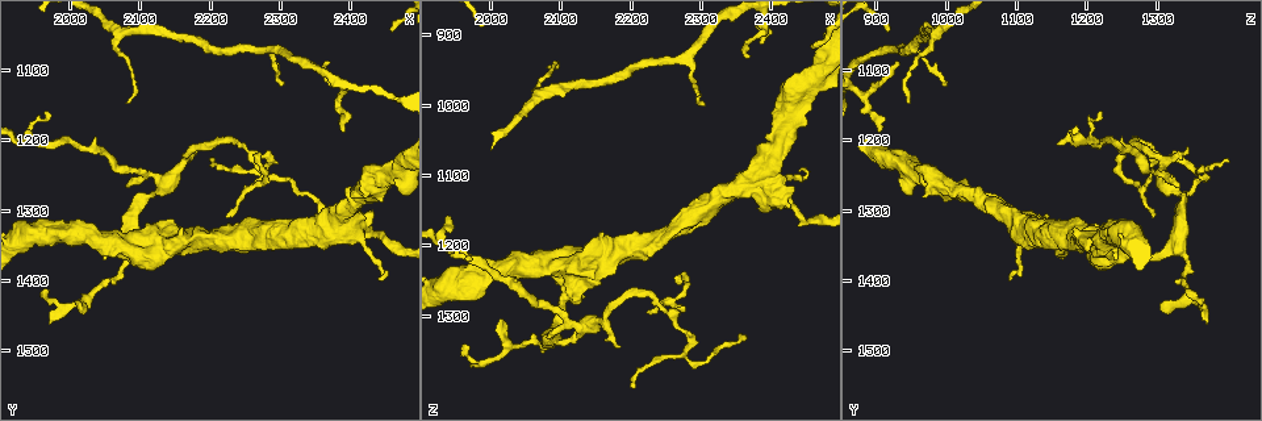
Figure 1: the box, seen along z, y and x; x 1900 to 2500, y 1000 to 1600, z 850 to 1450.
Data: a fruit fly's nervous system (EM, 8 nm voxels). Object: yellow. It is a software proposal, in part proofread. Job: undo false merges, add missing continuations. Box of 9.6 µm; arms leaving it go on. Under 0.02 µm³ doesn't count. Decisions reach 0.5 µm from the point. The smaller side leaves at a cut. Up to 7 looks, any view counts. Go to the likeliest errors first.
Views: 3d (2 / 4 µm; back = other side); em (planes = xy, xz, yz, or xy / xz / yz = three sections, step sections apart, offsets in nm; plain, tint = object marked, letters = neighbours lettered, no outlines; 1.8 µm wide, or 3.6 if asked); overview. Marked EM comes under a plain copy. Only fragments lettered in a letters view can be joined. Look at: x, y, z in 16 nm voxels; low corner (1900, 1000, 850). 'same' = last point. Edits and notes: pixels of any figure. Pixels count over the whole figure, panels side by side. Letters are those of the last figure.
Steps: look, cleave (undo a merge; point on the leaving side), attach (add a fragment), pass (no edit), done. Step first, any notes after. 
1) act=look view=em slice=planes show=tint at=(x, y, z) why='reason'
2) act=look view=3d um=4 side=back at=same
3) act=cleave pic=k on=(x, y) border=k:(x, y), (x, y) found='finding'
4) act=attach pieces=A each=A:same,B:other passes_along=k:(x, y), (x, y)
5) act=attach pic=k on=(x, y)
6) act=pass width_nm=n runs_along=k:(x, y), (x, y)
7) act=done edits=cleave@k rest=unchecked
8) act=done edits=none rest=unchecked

act=look view=3d um=4 at=(2405, 1320, 1130) why='three-way junction'

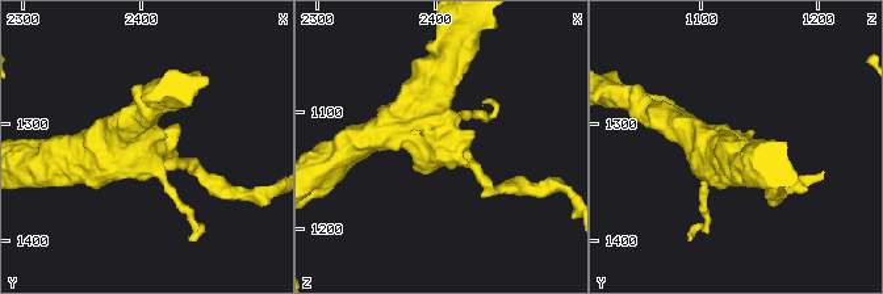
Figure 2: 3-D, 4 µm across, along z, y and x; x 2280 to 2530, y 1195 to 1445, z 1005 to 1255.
act=look view=em um=3.6 slice=planes show=tint at=(2408, 1322, 1126) why='shape alone is not enough'

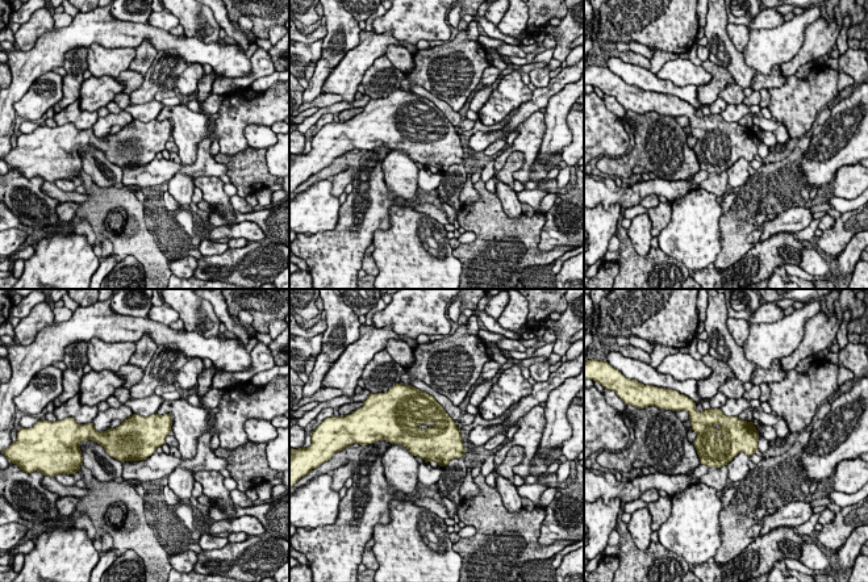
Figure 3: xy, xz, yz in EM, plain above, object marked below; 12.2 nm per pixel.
act=look view=em um=3.6 slice=planes show=letters at=same why='what lies round it'

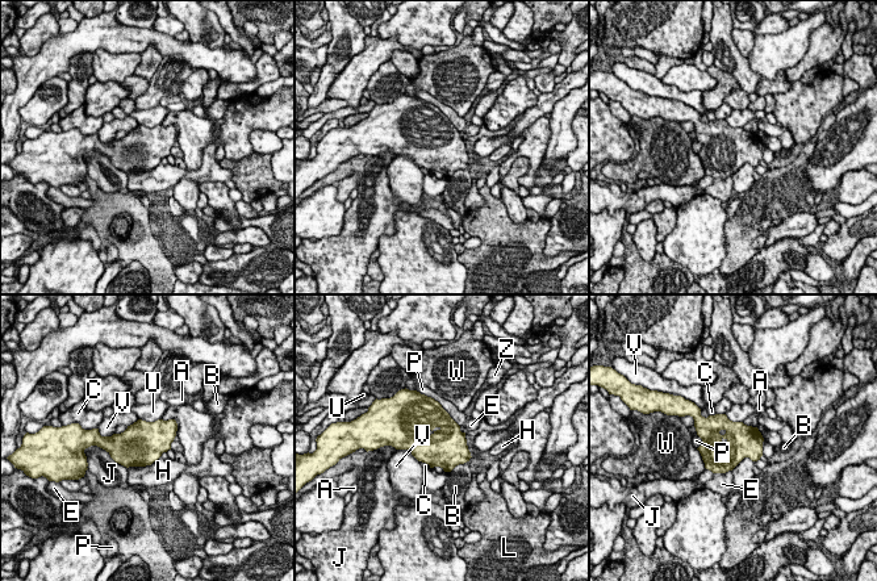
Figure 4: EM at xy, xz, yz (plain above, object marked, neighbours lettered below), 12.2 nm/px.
act=pass longest_contact=P:500nm each=A:other,B:other,C:other,E:other,H:other,J:other,L:other,P:other,U:other,V:other,W:other,Z:other border=4:(159, 456), (150, 464), (128, 468) found='one cell here'

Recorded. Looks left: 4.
act=look view=em slice=yz step=8 show=letters at=(2395, 1190, 900) why='branch stops here'

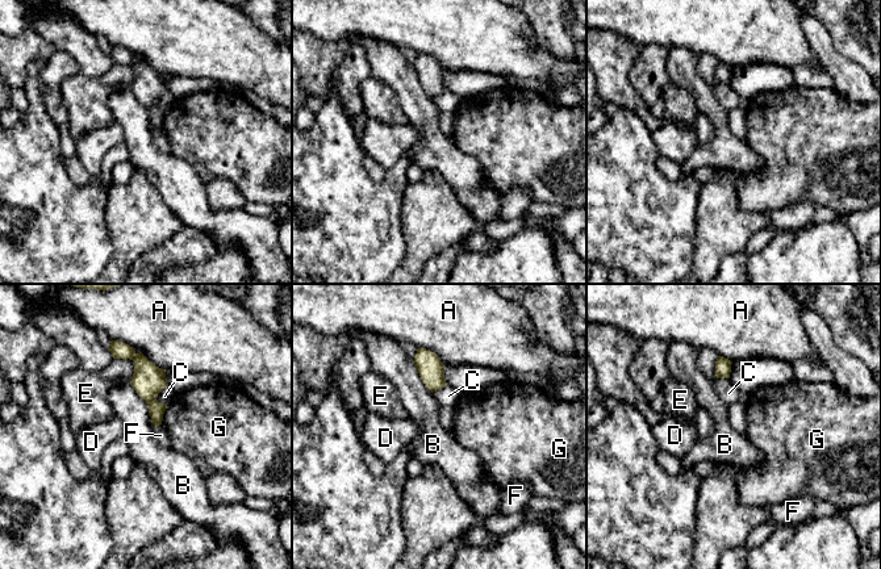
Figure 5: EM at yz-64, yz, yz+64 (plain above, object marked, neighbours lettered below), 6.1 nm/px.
act=pass each=A:other,B:other,C:other,D:other,E:other,F:other,G:other border=5:(130, 384), (155, 426) found='no lettered fragment goes on from it'

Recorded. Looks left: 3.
act=look view=em slice=planes show=tint at=(1965, 1415, 1345) why='thin end'

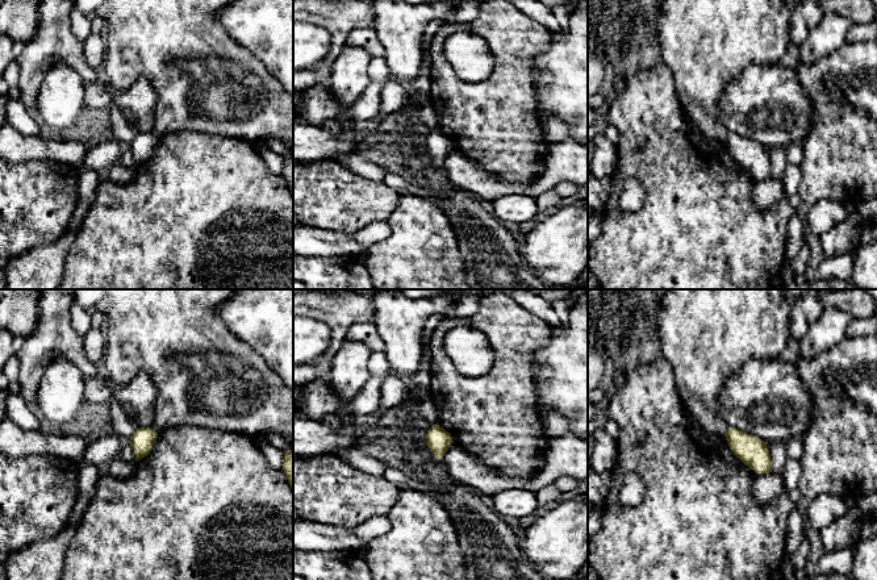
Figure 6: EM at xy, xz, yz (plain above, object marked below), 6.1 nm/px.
act=look view=em slice=planes show=letters at=same

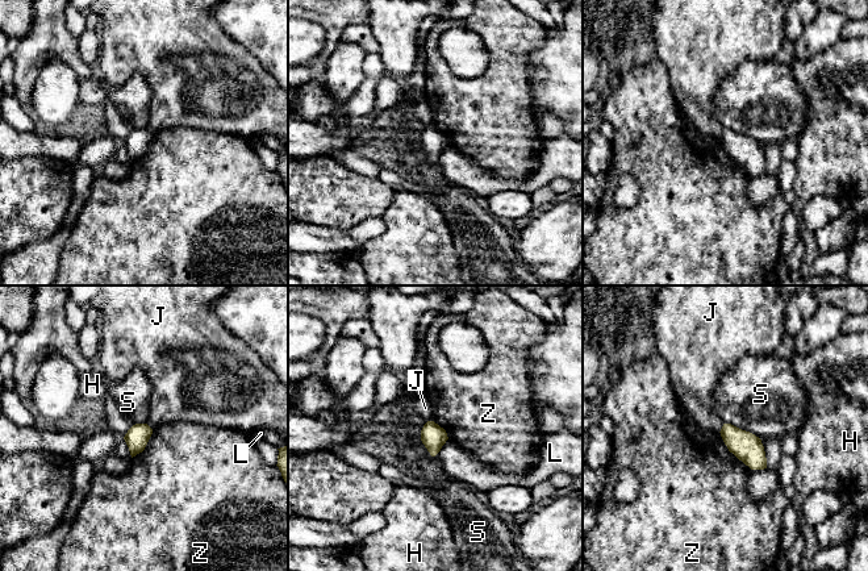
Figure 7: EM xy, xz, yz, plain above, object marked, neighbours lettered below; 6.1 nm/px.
act=pass longest_contact=Z:300nm each=H:other,J:other,L:other,S:other,Z:other found='none of them fits'

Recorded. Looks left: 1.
act=done edits=none rest=unchecked

